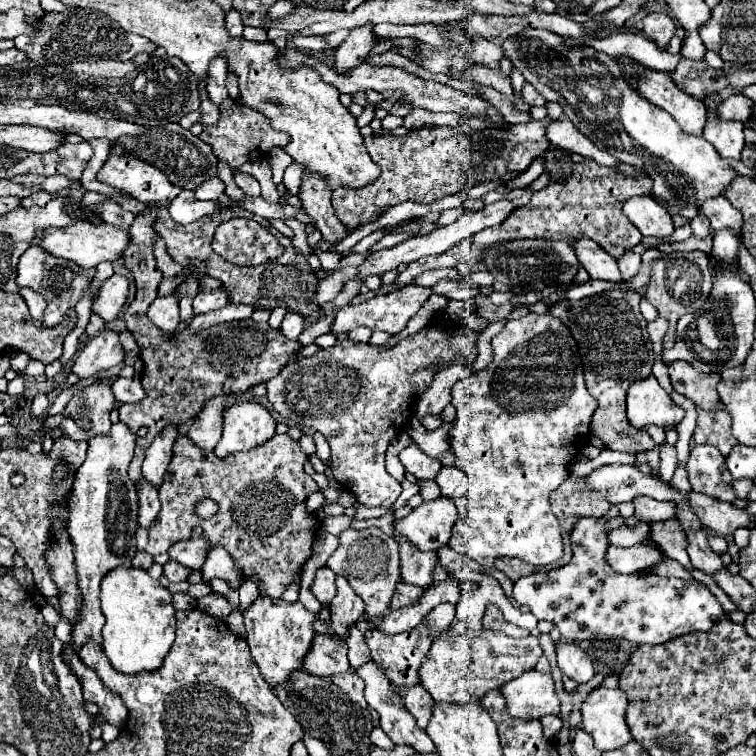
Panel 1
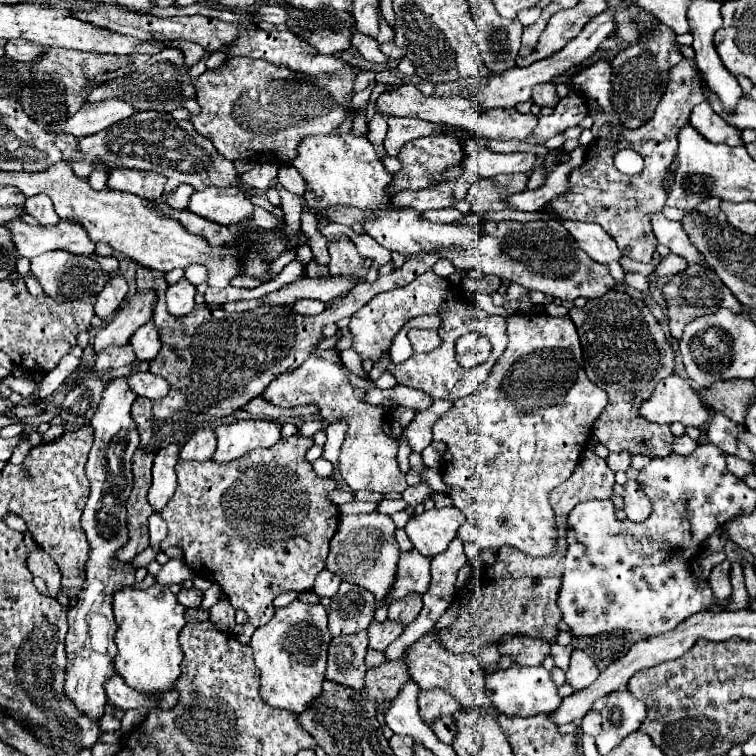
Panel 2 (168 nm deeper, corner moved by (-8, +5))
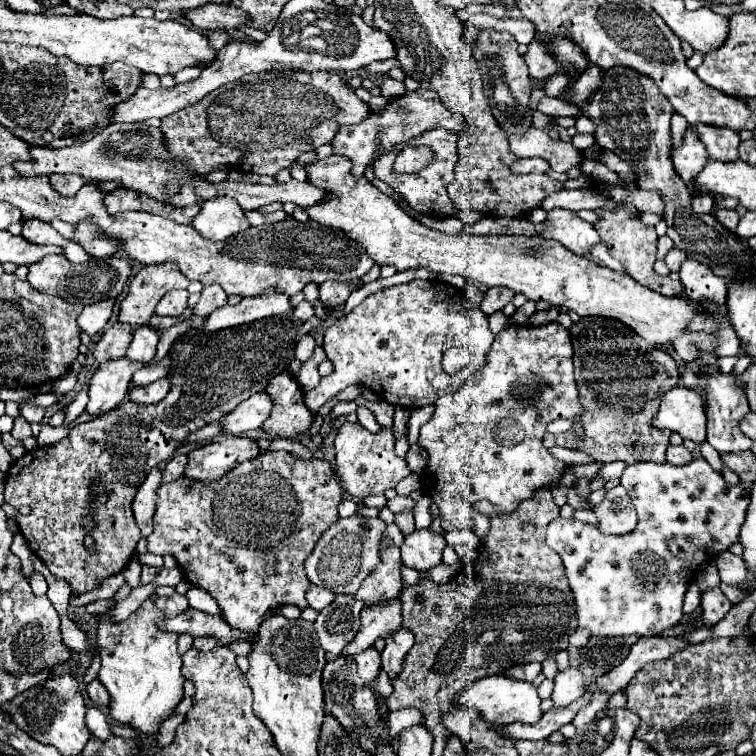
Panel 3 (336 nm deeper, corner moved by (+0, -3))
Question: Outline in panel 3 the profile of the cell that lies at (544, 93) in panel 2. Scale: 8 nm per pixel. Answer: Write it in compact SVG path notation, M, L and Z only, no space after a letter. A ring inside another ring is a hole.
M545 96L541 100L539 110L549 114L549 116L555 116L555 118L557 116L575 116L575 118L579 118L583 114L583 110L579 106L571 106L563 98L549 98L549 96Z

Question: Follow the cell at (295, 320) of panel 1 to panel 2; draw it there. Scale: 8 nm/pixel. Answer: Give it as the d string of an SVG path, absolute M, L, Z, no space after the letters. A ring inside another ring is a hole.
M299 300L299 302L293 306L293 310L295 310L295 312L305 314L305 316L319 314L323 308L325 308L325 304L323 304L323 302L319 302L319 300Z

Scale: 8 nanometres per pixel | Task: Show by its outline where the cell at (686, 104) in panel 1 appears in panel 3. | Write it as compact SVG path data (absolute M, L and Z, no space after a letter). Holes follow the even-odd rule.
M697 124L697 134L707 146L709 158L715 160L737 160L739 152L739 134L731 132L729 128L711 128L709 124Z

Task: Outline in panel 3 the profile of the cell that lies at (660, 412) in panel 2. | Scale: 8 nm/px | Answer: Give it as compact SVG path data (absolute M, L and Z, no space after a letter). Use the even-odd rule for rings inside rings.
M673 388L661 398L659 414L653 424L681 434L695 444L705 442L705 400L689 388Z

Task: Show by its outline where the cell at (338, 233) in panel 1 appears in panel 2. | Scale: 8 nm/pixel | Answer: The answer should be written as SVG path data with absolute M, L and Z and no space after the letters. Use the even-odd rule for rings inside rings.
M341 234L335 240L329 242L329 272L333 276L341 276L341 274L357 274L359 282L363 282L365 274L367 274L367 266L371 264L371 260L363 260L361 254L357 252L355 242ZM365 266L365 268L363 268ZM363 268L363 270L361 270Z

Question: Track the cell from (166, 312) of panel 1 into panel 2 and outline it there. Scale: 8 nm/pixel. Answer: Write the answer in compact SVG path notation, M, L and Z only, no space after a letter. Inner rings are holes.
M181 278L177 284L167 288L167 310L173 316L187 316L193 310L193 296L195 296L195 286L187 280Z

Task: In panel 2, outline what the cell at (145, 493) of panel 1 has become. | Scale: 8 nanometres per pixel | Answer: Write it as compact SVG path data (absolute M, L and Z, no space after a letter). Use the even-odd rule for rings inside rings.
M153 512L153 516L149 516L149 534L151 534L151 546L159 550L159 542L167 536L167 524L163 524L161 512Z

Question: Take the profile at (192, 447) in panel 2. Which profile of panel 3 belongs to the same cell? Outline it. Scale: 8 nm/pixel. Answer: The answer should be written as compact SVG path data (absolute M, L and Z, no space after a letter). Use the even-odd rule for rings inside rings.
M177 454L177 456L173 456L173 458L165 464L165 468L163 468L163 484L181 478L185 466L187 466L187 456L185 456L185 454Z

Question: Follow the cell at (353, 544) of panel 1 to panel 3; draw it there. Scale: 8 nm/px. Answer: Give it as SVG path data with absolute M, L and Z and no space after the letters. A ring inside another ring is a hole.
M361 514L341 518L327 532L323 532L315 550L305 560L305 572L311 584L325 586L335 594L355 594L359 584L379 564L379 540L383 530L385 524L381 518L363 518Z

